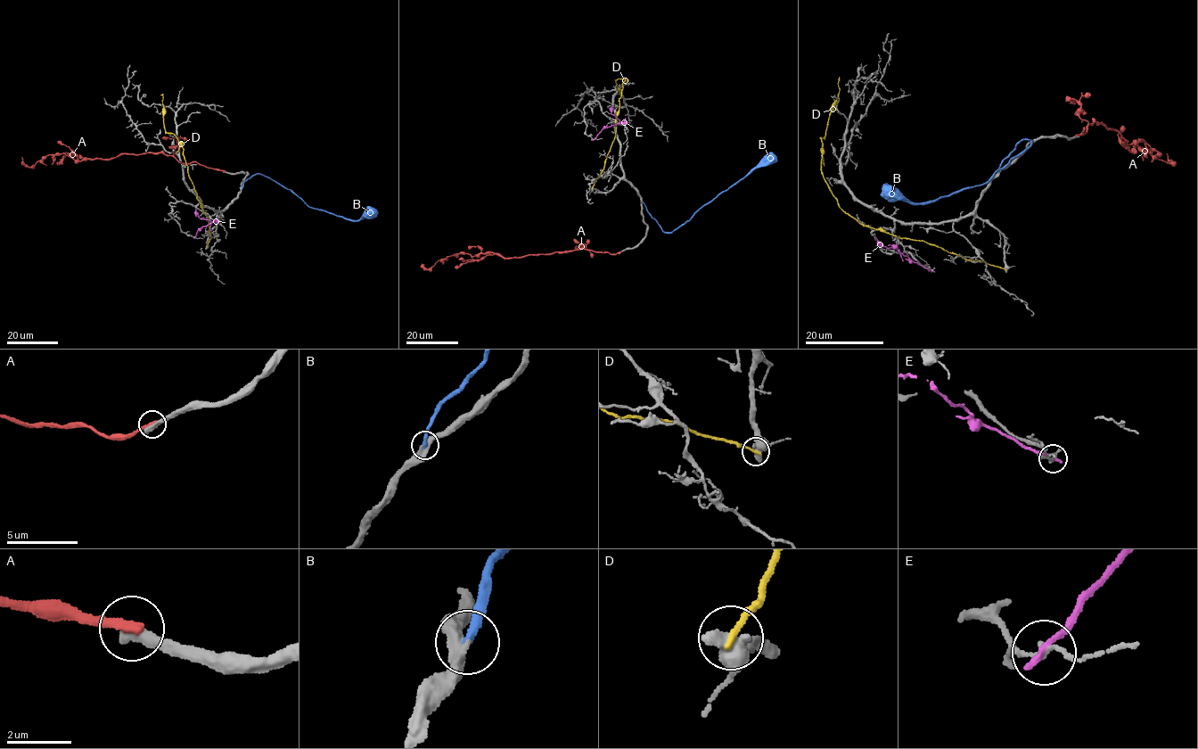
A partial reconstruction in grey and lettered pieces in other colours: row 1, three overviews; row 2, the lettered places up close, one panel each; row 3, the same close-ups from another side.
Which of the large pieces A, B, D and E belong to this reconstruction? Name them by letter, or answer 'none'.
B

